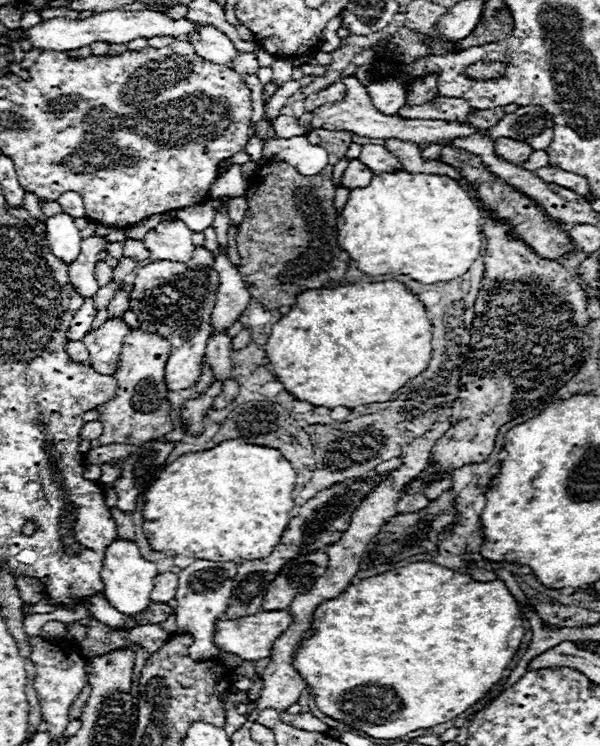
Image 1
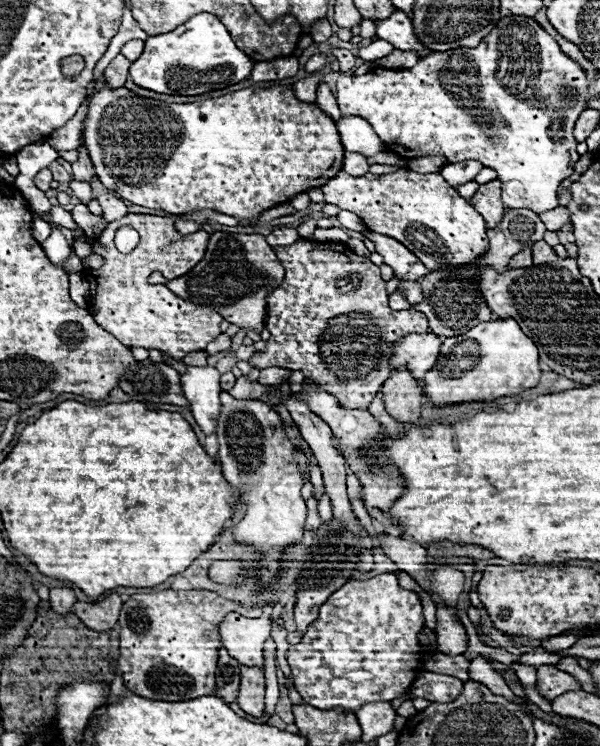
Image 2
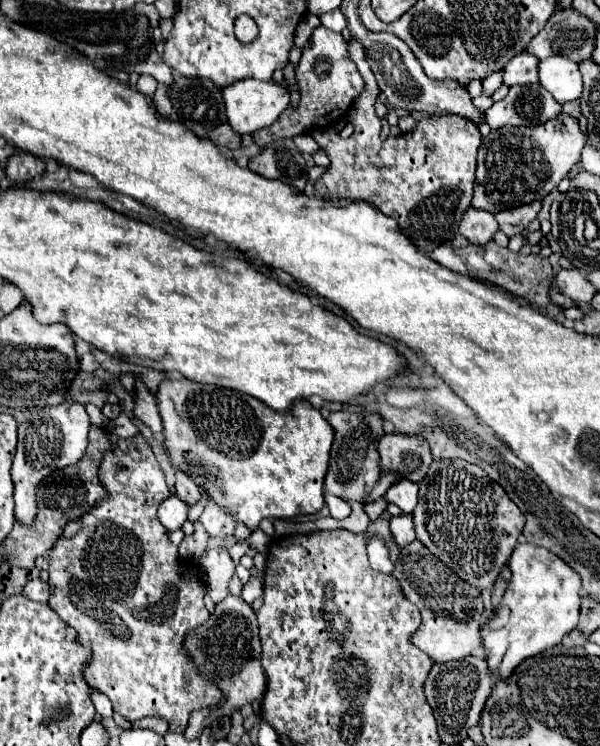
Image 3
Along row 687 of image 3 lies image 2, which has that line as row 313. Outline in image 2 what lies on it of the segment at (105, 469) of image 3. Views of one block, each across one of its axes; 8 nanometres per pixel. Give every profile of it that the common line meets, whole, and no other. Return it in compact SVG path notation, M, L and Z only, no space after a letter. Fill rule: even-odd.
M128 214L118 222L110 222L102 234L92 240L92 252L104 258L104 266L84 270L84 278L90 284L92 318L130 348L156 348L176 360L182 360L188 352L204 350L222 334L218 326L224 318L212 308L202 308L178 298L166 284L148 284L148 276L152 272L162 272L166 280L184 276L202 260L208 238L210 234L204 230L182 236L174 230L170 218L152 214ZM122 226L132 226L140 232L140 242L130 254L120 254L114 246L114 234Z

